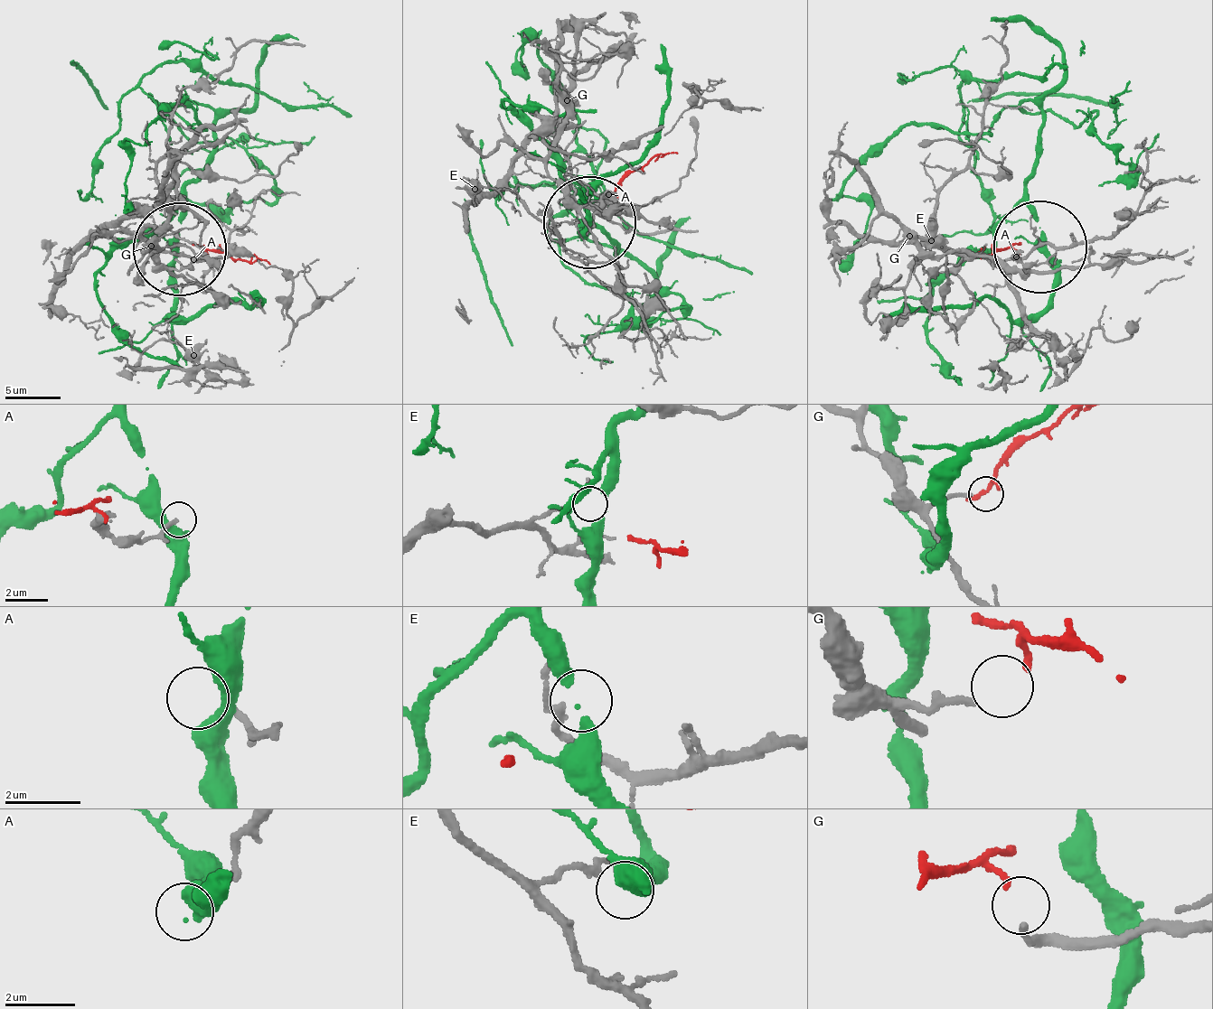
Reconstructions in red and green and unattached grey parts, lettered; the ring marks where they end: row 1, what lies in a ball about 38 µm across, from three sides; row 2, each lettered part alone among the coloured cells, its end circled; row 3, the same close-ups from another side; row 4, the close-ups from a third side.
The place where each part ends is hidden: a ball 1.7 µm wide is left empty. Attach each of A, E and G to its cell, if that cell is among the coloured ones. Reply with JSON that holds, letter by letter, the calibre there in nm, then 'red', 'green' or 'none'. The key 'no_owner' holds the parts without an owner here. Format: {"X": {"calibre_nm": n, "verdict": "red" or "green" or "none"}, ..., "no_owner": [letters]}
{"A": {"calibre_nm": 180, "verdict": "none"}, "E": {"calibre_nm": 150, "verdict": "none"}, "G": {"calibre_nm": 160, "verdict": "none"}, "no_owner": ["A", "E", "G"]}

